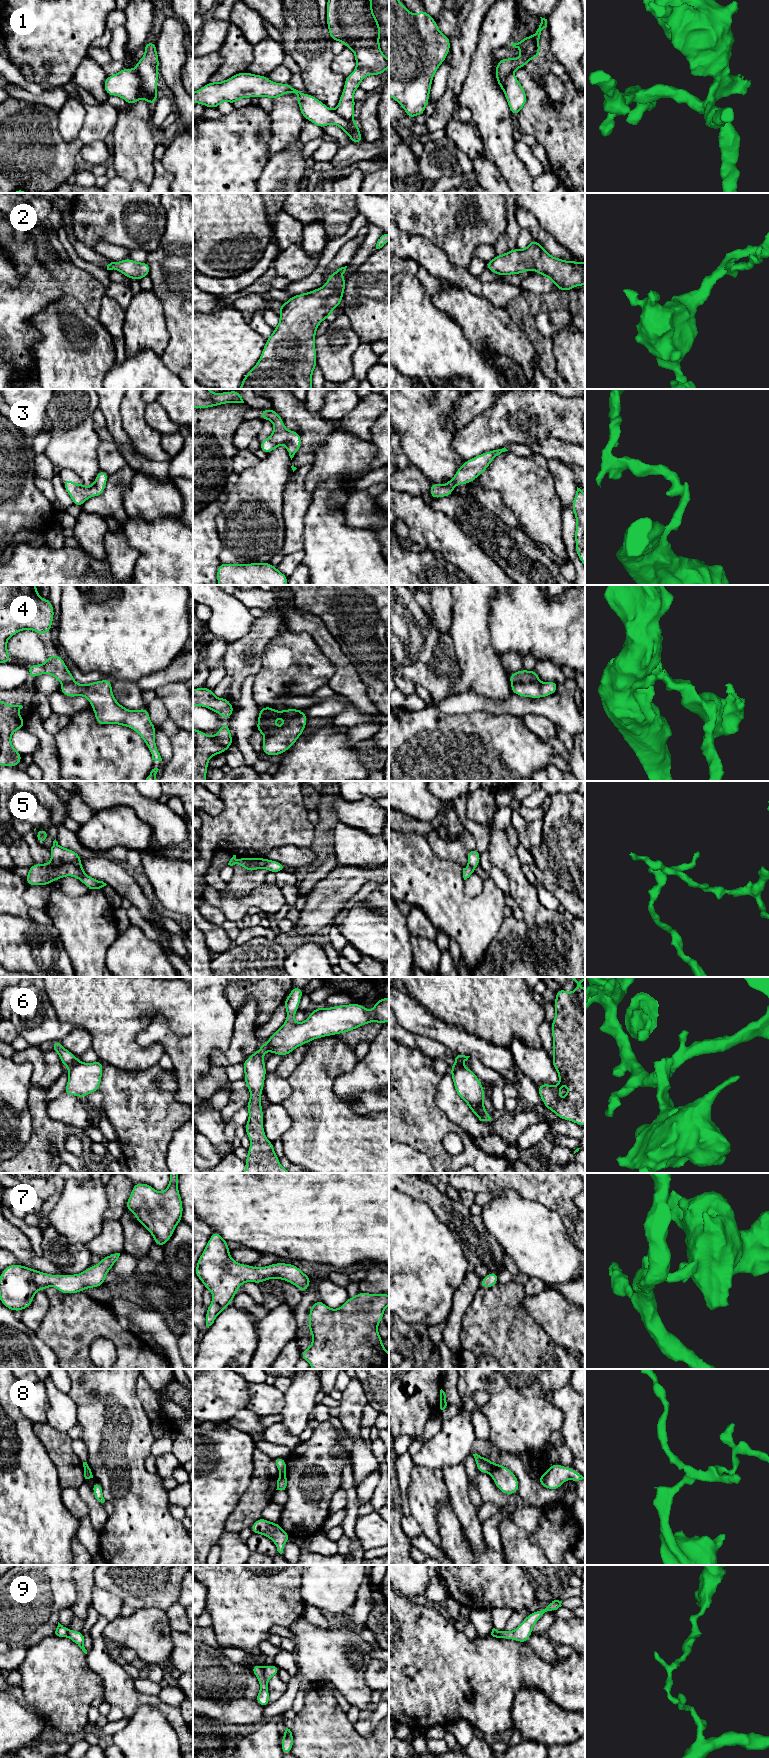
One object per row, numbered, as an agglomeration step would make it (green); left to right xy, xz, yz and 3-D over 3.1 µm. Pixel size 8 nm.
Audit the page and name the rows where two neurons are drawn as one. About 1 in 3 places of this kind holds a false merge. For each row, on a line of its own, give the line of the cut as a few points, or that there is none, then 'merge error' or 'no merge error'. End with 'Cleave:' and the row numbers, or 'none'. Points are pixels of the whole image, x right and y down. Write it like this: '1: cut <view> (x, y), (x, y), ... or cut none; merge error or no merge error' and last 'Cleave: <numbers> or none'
1: cut xy (135, 69), (144, 89), (149, 94), (151, 103); merge error
2: cut none; no merge error
3: cut none; no merge error
4: cut yz (538, 680), (511, 684); merge error
5: cut xy (51, 861), (54, 863), (71, 863), (86, 875); merge error
6: cut xy (77, 1060), (68, 1067); merge error
7: cut none; no merge error
8: cut yz (494, 1463), (489, 1472); merge error
9: cut xz (262, 1667), (262, 1673), (267, 1681); merge error
Cleave: 1, 4, 5, 6, 8, 9

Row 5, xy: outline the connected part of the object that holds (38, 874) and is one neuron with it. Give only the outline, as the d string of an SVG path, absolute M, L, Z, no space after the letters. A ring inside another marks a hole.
M52 862L45 864L33 864L28 869L28 875L25 879L29 886L46 886L55 880L65 876L78 878L89 889L100 889L107 884L103 881L91 878L81 873L74 865L68 863L54 864Z

